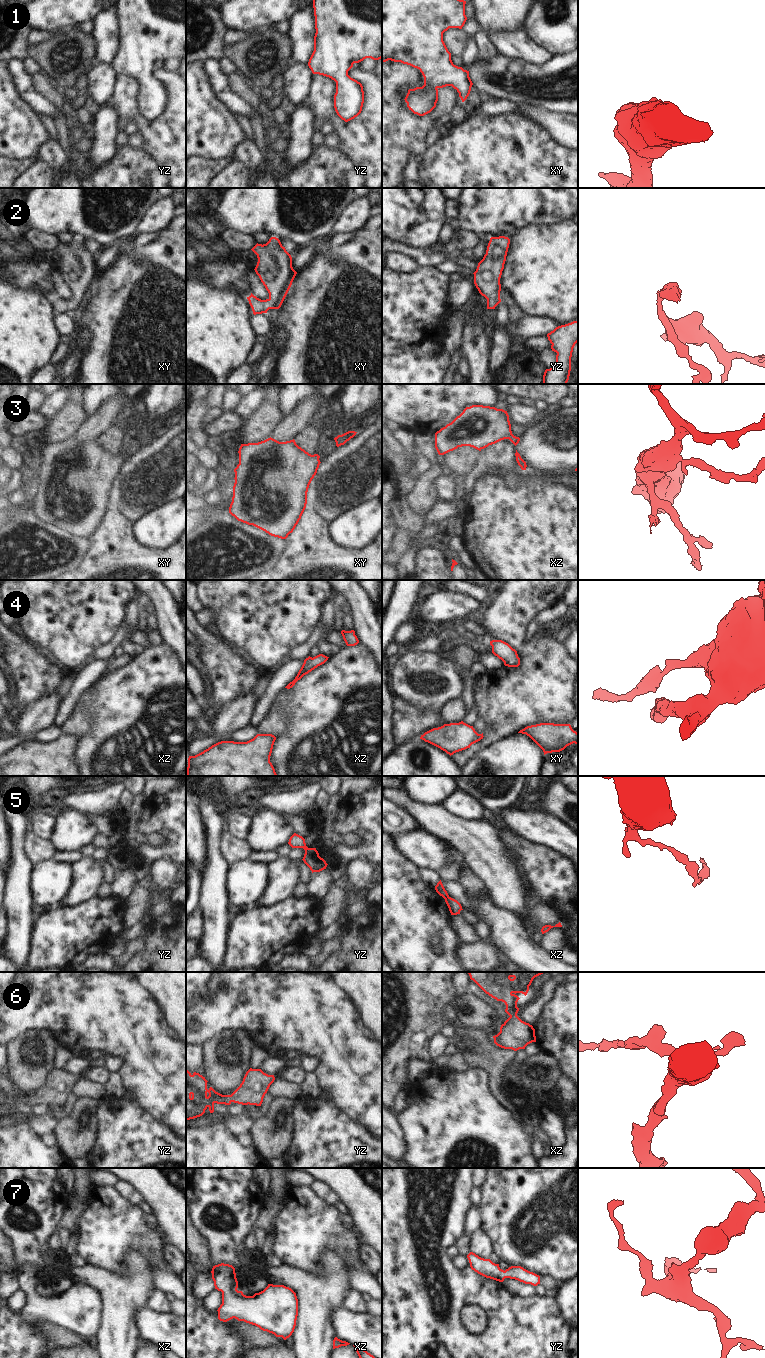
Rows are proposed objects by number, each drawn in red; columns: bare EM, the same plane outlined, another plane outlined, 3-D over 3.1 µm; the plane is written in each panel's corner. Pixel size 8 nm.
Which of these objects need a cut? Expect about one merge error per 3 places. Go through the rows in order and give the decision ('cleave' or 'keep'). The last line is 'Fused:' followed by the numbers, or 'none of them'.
1: keep
2: keep
3: keep
4: keep
5: cleave
6: keep
7: keep
Fused: 5

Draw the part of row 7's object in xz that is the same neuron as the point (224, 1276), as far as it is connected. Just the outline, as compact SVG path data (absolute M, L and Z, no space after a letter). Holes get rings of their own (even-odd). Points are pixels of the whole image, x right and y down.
M215 1265L211 1273L215 1289L222 1292L222 1304L217 1310L220 1321L235 1318L284 1340L292 1335L298 1316L298 1299L291 1288L268 1284L263 1291L246 1296L237 1290L238 1281L232 1265Z

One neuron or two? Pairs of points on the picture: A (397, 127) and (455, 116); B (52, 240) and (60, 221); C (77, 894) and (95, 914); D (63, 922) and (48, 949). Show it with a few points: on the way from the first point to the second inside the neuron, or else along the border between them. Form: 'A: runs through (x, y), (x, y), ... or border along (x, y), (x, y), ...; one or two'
A: border along (456, 104), (448, 115); two
B: border along (30, 235), (33, 231), (43, 231), (56, 235); two
C: border along (97, 895), (77, 905), (63, 907); two
D: runs through (63, 929), (63, 934), (55, 942); one

